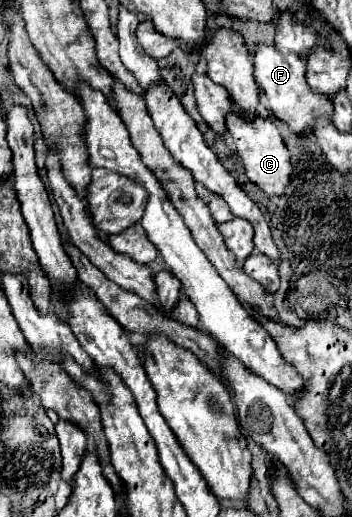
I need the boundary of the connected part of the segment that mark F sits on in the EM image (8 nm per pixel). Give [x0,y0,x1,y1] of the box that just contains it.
[252,45,332,135]

